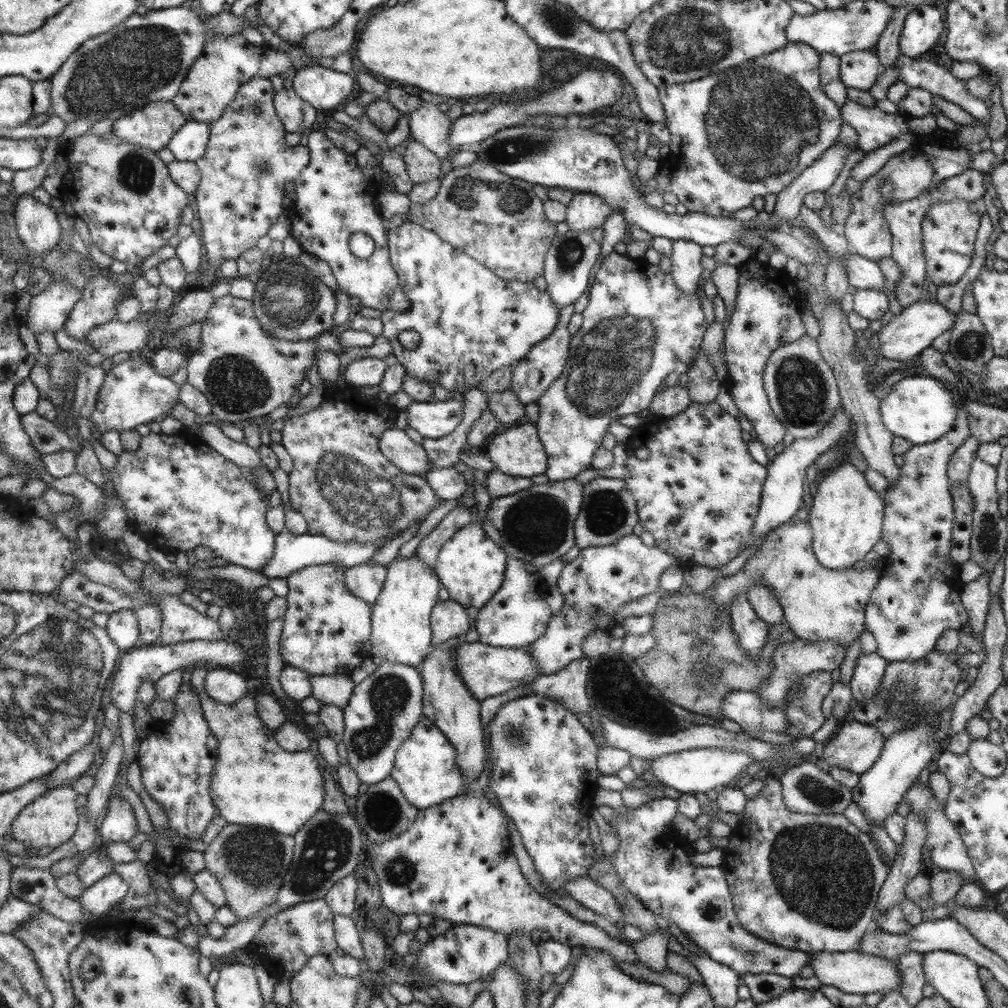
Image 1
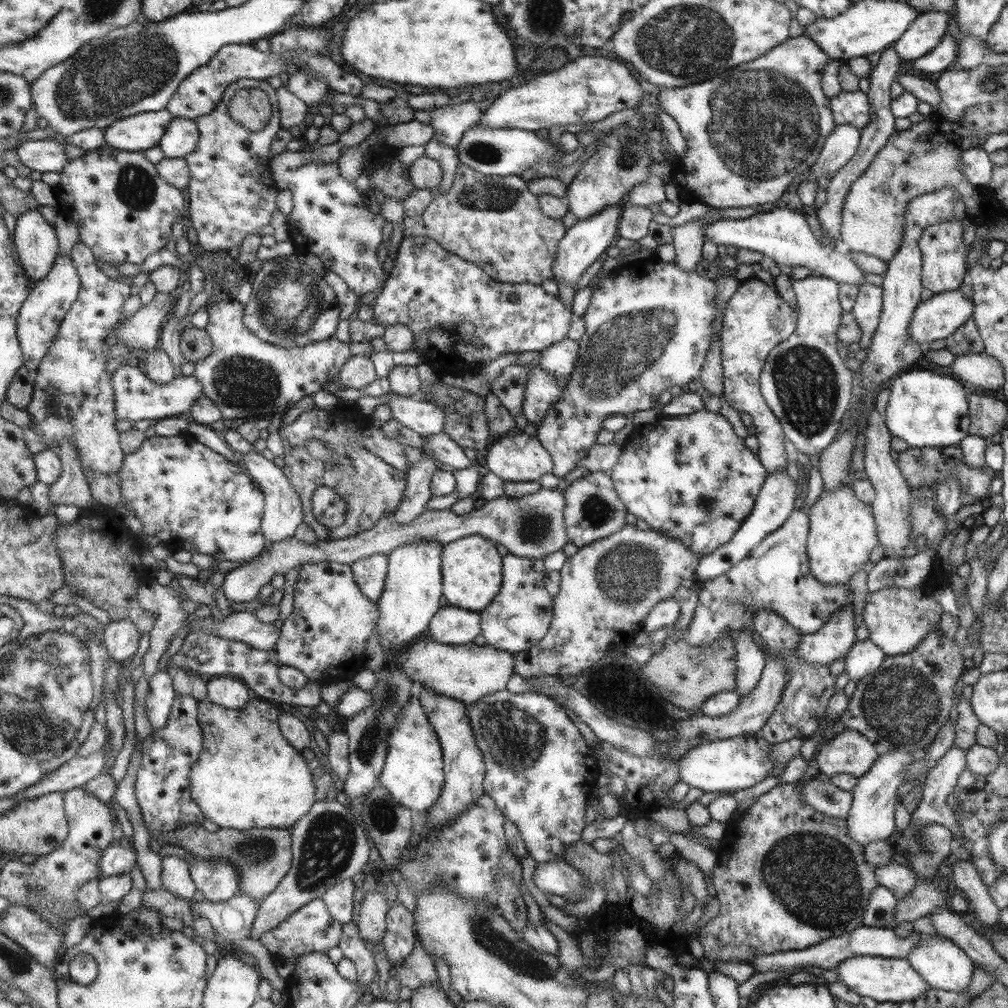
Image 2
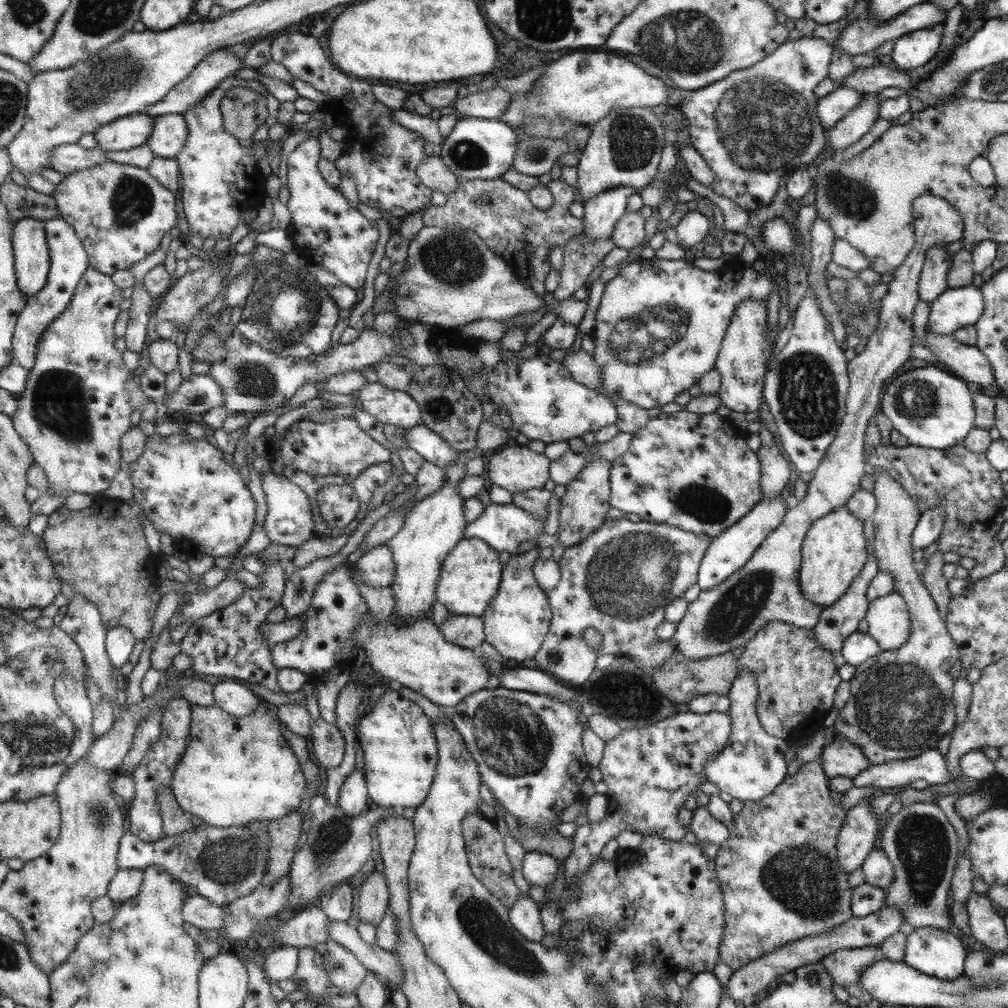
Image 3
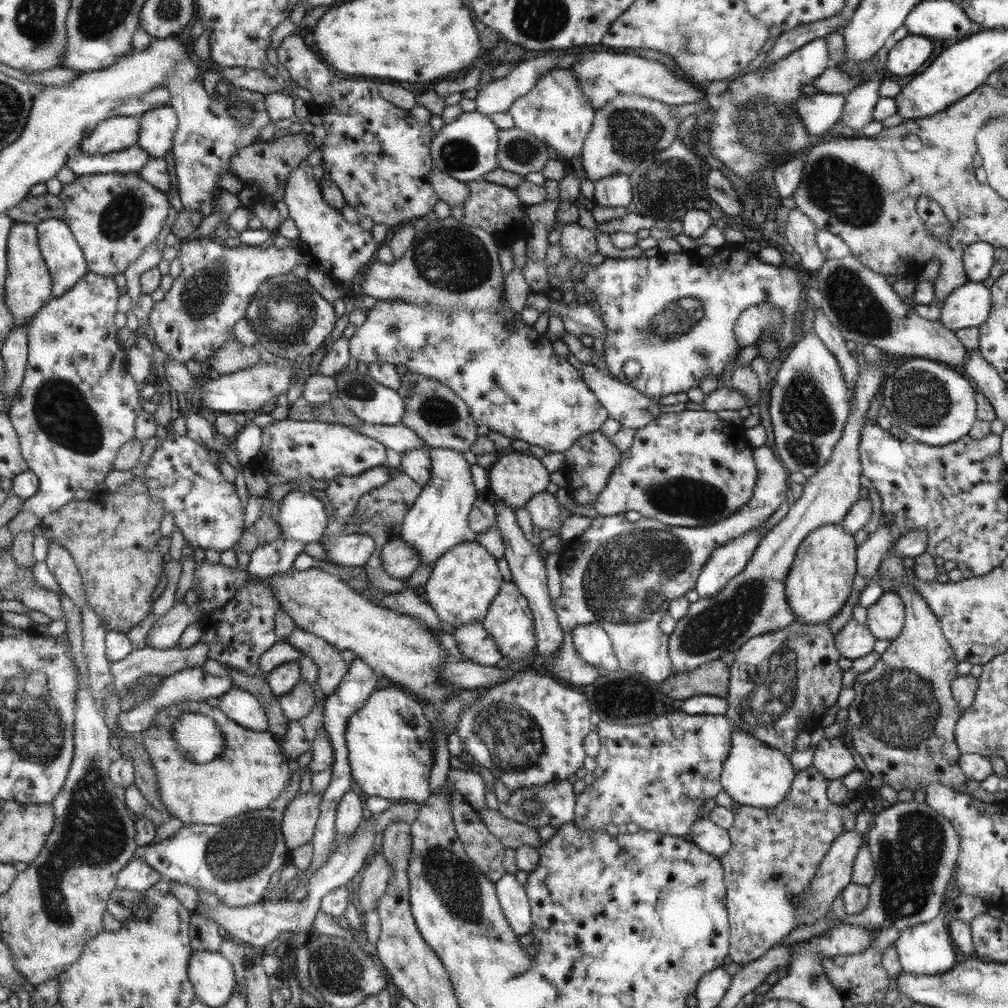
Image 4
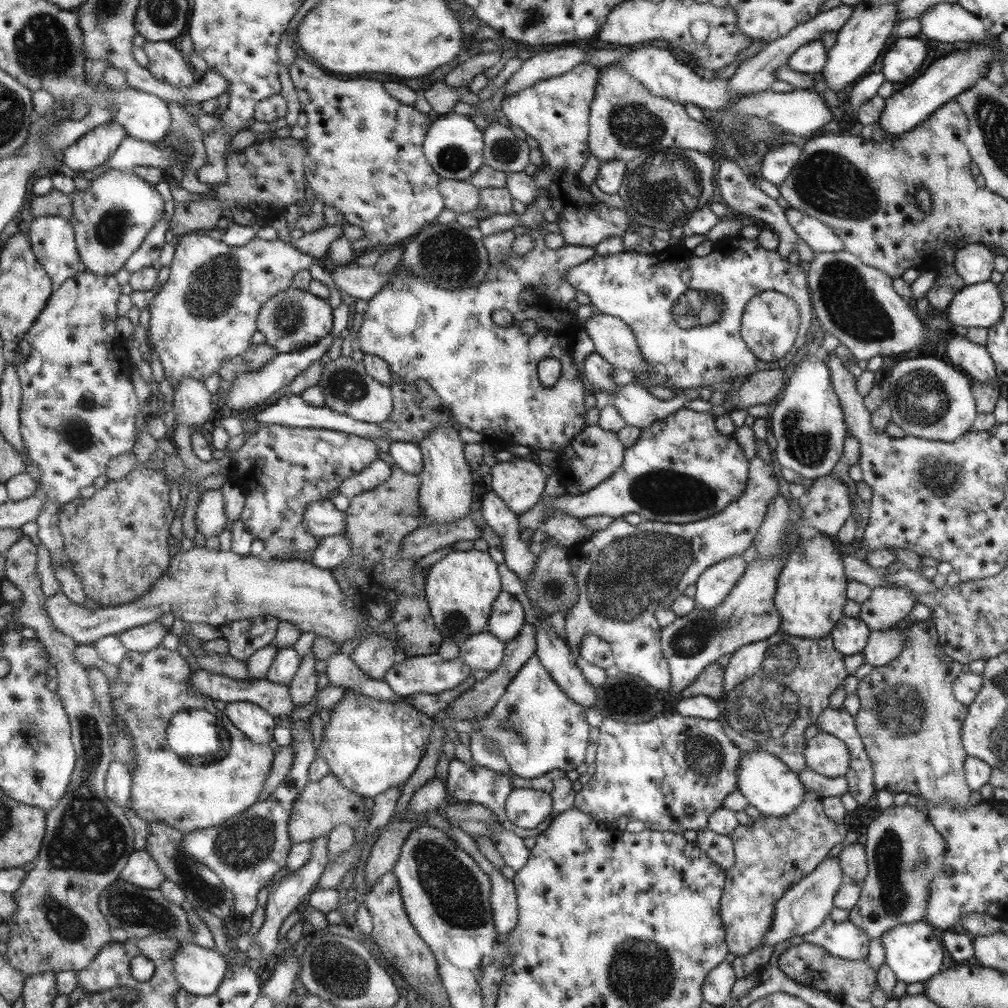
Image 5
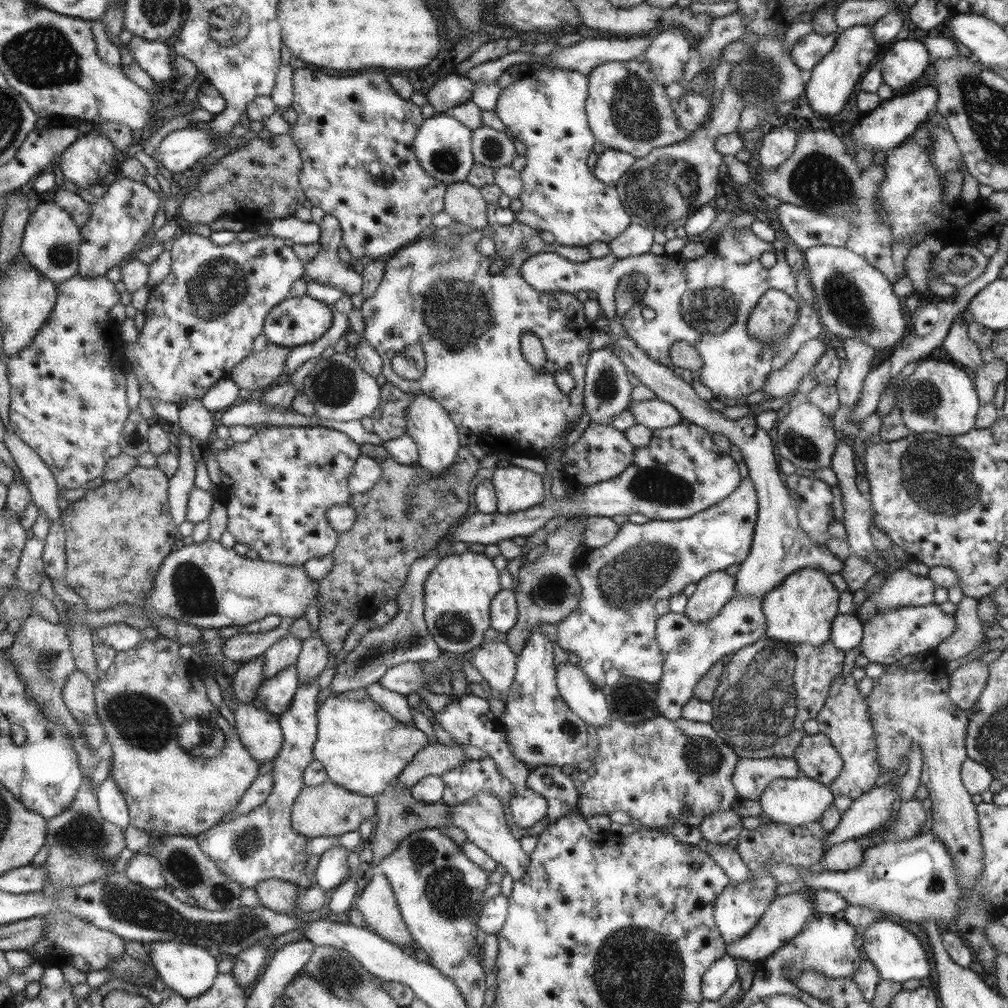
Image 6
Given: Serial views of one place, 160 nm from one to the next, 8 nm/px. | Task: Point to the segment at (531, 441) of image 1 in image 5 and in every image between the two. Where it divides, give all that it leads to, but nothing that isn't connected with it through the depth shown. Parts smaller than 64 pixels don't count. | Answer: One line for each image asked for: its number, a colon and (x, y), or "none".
2: (520, 458)
3: (515, 469)
4: (514, 478)
5: (519, 484)

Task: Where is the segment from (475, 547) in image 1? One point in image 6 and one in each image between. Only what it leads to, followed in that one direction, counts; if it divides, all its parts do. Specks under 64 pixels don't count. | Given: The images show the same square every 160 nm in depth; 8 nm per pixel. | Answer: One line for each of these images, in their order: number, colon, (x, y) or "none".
2: (471, 568)
3: (470, 576)
4: (463, 582)
5: (461, 588)
6: (457, 594)

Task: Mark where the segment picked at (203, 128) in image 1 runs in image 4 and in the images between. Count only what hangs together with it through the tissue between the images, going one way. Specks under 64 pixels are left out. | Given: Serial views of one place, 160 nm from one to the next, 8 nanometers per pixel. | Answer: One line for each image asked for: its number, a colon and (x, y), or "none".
2: (182, 138)
3: (171, 133)
4: (158, 127)

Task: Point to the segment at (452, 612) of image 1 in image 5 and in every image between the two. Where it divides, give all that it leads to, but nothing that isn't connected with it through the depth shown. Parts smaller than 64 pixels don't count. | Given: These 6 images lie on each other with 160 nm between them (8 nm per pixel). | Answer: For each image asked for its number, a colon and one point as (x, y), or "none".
2: (451, 625)
3: (465, 631)
4: (473, 642)
5: (482, 651)

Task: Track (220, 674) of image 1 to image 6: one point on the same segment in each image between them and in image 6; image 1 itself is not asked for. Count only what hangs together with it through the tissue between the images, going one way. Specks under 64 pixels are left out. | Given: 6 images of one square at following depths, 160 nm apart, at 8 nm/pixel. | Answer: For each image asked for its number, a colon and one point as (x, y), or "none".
2: (228, 692)
3: (230, 695)
4: (239, 705)
5: (254, 721)
6: (261, 735)

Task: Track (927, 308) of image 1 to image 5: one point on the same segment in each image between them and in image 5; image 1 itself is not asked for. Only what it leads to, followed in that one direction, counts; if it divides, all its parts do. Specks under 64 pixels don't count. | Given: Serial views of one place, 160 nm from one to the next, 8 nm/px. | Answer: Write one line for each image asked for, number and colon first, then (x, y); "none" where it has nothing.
2: (937, 317)
3: (955, 308)
4: (969, 305)
5: (980, 305)

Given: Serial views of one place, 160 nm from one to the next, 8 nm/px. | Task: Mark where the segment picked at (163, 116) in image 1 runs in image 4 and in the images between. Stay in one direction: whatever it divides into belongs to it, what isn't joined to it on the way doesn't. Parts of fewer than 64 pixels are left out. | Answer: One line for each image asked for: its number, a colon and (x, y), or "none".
2: (138, 133)
3: (125, 134)
4: (115, 134)

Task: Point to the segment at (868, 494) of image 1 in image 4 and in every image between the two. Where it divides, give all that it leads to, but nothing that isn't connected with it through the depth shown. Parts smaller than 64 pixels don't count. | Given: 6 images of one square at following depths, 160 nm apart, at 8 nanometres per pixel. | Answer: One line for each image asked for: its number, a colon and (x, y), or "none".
2: (841, 534)
3: (833, 551)
4: (820, 579)

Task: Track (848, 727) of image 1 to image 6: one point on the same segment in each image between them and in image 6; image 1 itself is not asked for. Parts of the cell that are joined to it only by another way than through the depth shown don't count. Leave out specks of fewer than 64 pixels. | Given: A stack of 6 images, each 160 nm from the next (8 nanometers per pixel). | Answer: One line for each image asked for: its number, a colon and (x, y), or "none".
2: (848, 752)
3: (840, 757)
4: (831, 757)
5: (824, 754)
6: (816, 758)

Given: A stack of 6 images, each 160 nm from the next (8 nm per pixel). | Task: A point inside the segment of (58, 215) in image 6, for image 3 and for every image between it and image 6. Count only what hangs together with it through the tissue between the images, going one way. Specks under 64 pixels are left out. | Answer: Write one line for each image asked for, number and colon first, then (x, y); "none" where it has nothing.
3: (70, 261)
4: (61, 250)
5: (53, 238)

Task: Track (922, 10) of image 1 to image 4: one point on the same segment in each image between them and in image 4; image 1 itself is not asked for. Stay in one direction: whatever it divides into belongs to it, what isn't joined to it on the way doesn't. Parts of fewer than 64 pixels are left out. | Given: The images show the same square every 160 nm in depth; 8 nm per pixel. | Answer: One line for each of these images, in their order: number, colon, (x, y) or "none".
2: (926, 31)
3: (912, 50)
4: (906, 55)

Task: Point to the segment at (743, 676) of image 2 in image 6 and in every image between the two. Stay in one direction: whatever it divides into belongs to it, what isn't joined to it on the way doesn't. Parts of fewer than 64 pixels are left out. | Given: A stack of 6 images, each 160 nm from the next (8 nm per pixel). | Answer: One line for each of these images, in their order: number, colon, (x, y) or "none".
3: (750, 767)
4: (754, 774)
5: (768, 785)
6: (798, 801)

